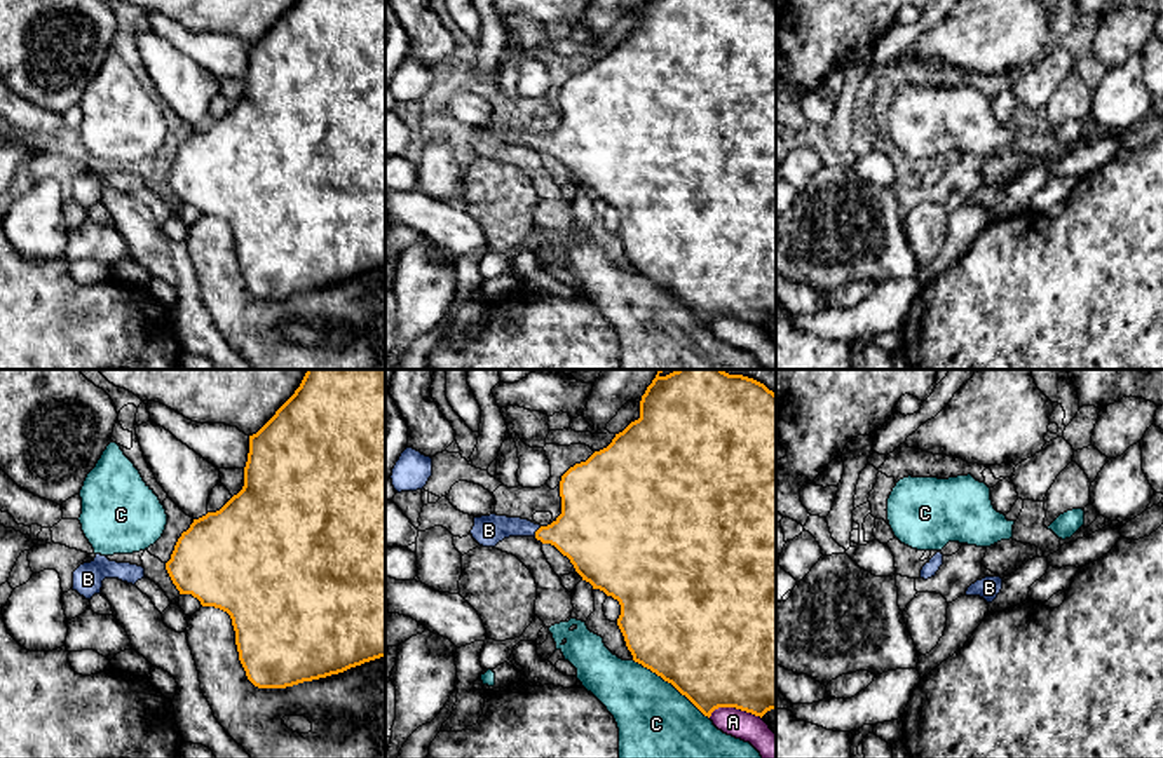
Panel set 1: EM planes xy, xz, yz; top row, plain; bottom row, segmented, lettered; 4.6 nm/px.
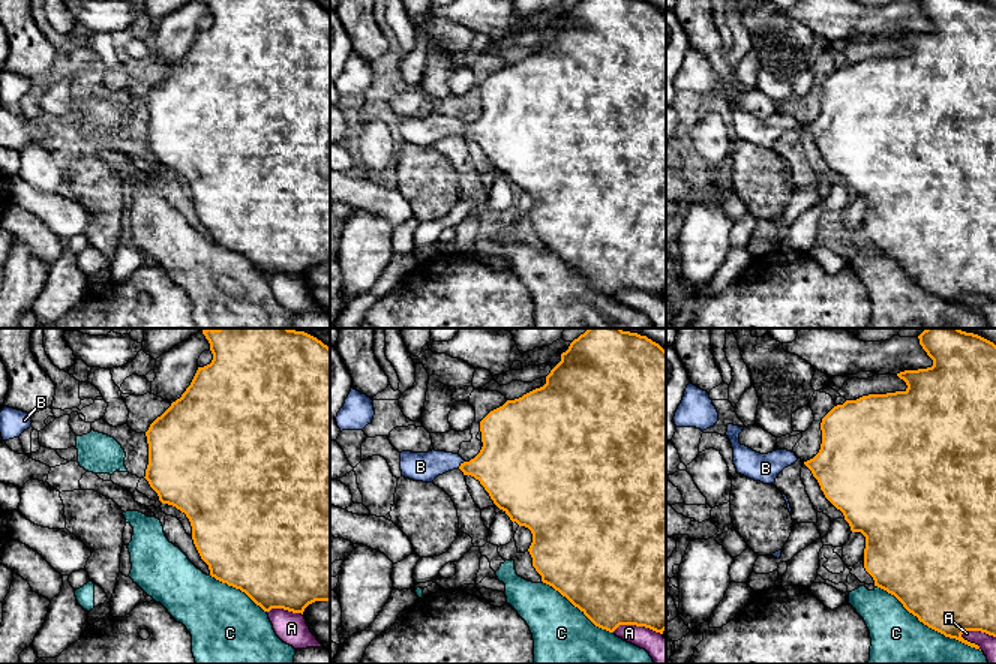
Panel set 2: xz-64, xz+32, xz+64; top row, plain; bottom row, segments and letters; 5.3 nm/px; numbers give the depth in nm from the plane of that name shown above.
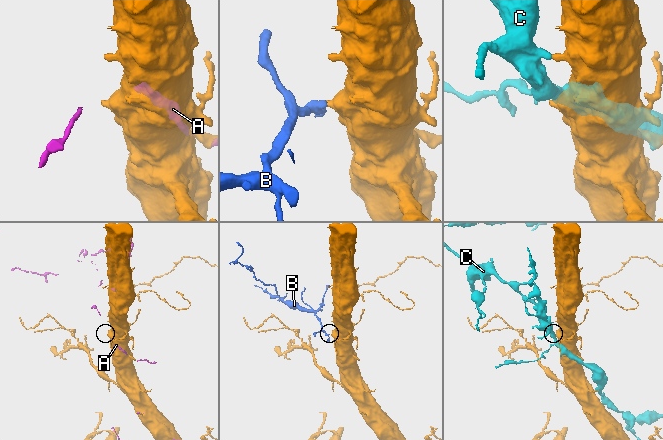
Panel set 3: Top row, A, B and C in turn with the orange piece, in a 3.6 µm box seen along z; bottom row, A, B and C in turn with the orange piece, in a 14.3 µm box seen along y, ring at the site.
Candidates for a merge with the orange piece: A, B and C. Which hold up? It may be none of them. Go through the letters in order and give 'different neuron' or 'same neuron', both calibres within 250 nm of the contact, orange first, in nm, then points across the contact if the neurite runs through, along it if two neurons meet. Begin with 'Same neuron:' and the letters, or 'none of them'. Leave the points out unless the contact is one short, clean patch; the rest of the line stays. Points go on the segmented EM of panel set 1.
Same neuron: B
A: different neuron; calibres 500 and 130 nm
B: same neuron; calibres 320 and 140 nm; way xz (590, 532), (536, 532), (489, 530)
C: different neuron; calibres 500 and 340 nm

